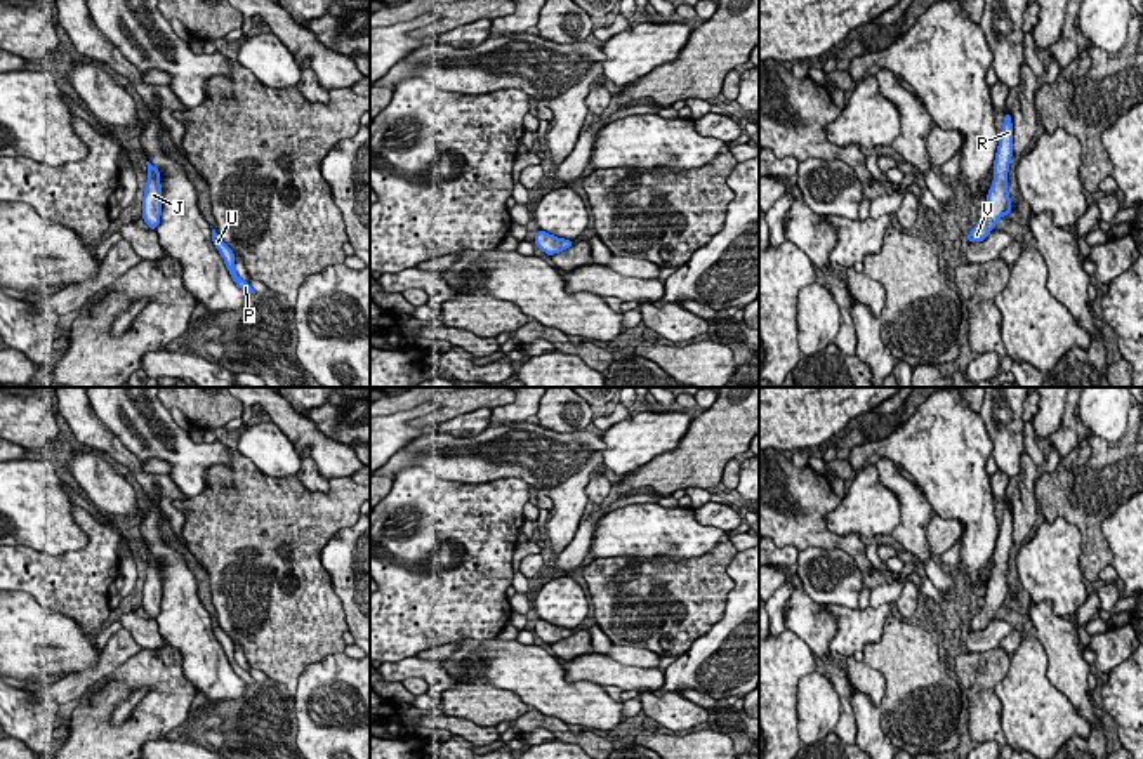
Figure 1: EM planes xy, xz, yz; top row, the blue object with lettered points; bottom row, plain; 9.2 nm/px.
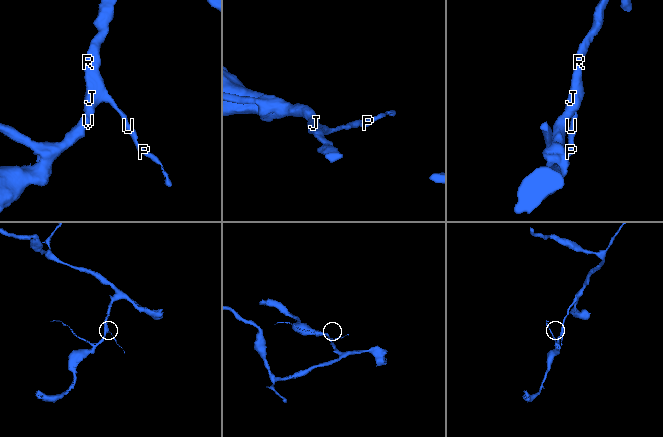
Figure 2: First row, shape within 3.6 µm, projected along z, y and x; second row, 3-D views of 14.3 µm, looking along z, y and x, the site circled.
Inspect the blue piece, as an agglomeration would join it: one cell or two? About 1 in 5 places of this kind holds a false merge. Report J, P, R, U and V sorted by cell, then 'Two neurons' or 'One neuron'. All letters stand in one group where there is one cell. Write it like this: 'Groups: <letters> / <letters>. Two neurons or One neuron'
Groups: J P R U V. One neuron

